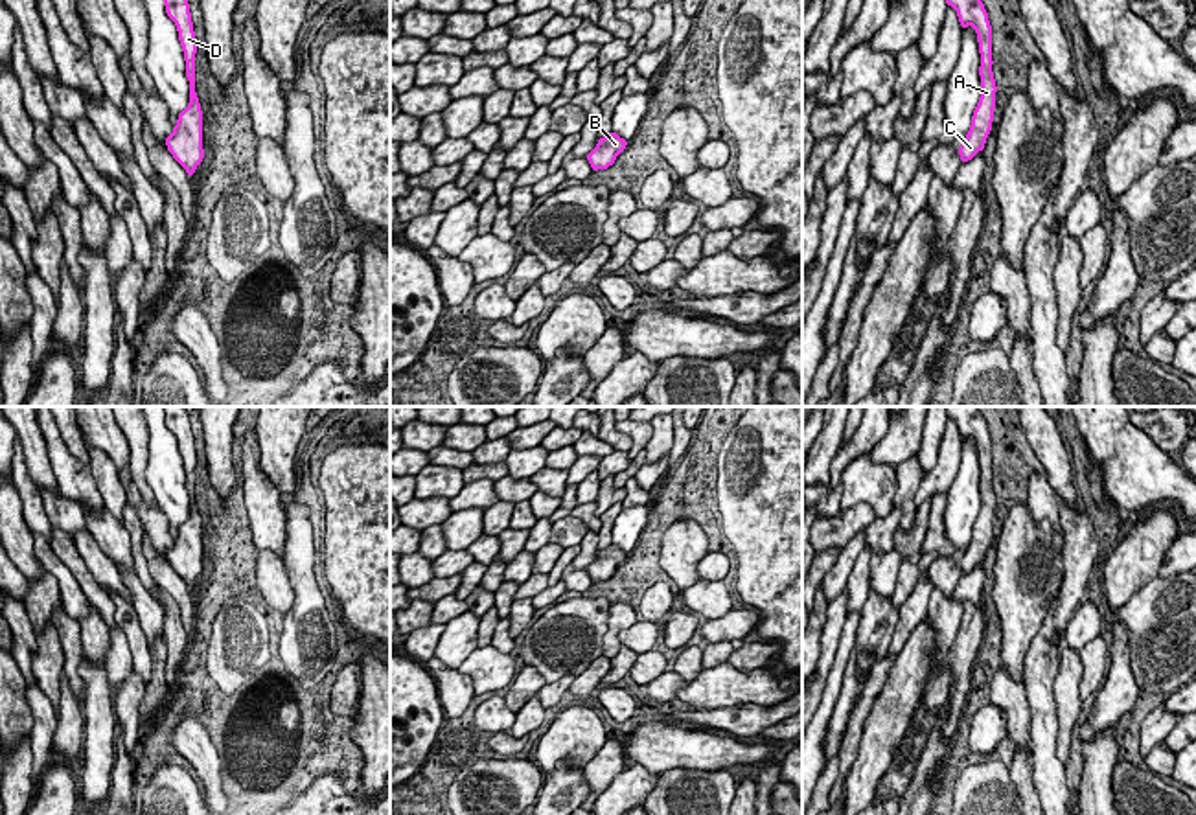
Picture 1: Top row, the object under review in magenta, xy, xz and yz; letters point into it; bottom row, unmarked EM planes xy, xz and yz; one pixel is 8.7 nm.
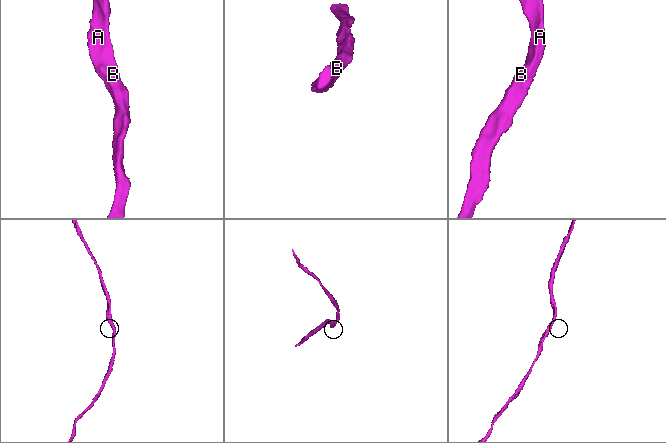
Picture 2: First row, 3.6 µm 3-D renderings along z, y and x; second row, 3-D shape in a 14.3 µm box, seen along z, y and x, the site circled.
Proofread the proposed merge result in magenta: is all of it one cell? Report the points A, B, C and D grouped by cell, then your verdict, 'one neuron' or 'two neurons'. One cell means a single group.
groups A B C D; one neuron

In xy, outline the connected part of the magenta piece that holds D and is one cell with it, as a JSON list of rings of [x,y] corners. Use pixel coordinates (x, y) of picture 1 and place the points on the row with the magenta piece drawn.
[[[164,0],[167,17],[175,22],[178,40],[186,61],[186,77],[190,81],[190,105],[178,114],[173,132],[166,136],[167,151],[186,169],[191,178],[204,158],[202,149],[202,110],[195,92],[195,31],[188,0]]]

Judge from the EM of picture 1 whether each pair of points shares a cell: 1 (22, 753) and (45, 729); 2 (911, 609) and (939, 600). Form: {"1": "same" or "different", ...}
{"1": "different", "2": "different"}

